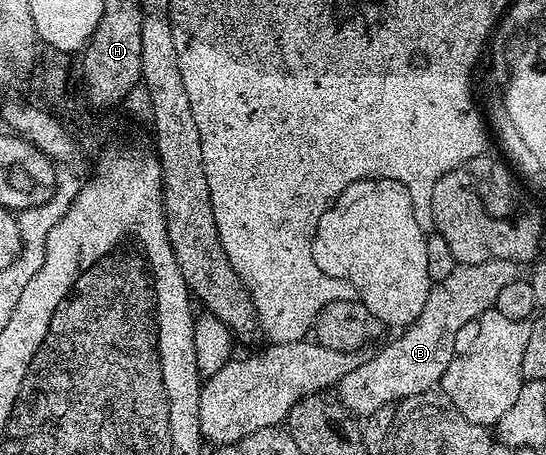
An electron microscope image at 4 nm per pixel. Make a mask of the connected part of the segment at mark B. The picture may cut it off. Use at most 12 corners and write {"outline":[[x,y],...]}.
{"outline":[[513,261],[458,265],[424,311],[344,375],[355,418],[429,393],[458,332],[495,308]]}

